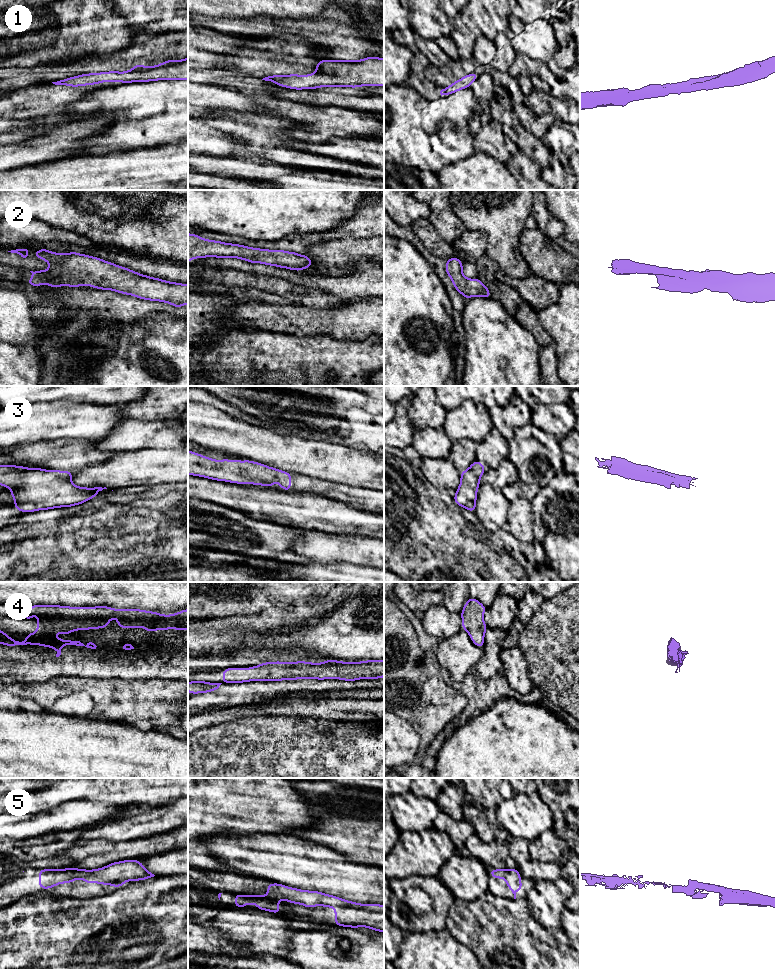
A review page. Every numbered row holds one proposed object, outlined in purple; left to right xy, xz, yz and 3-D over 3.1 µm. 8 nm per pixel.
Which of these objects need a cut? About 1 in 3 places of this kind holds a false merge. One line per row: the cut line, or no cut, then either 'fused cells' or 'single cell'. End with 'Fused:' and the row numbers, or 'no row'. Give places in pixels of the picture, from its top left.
1: no cut; single cell
2: no cut; single cell
3: no cut; single cell
4: cut in xy along (27, 638), (38, 643), (54, 640), (59, 647); fused cells
5: no cut; single cell
Fused: 4

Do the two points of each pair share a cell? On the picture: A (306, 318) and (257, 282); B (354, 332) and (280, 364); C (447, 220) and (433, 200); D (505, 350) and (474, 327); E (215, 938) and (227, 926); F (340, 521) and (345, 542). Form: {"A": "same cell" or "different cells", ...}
{"A": "different cells", "B": "different cells", "C": "same cell", "D": "same cell", "E": "different cells", "F": "different cells"}

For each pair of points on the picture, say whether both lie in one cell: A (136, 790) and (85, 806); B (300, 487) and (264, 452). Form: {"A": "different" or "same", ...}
{"A": "different", "B": "different"}

